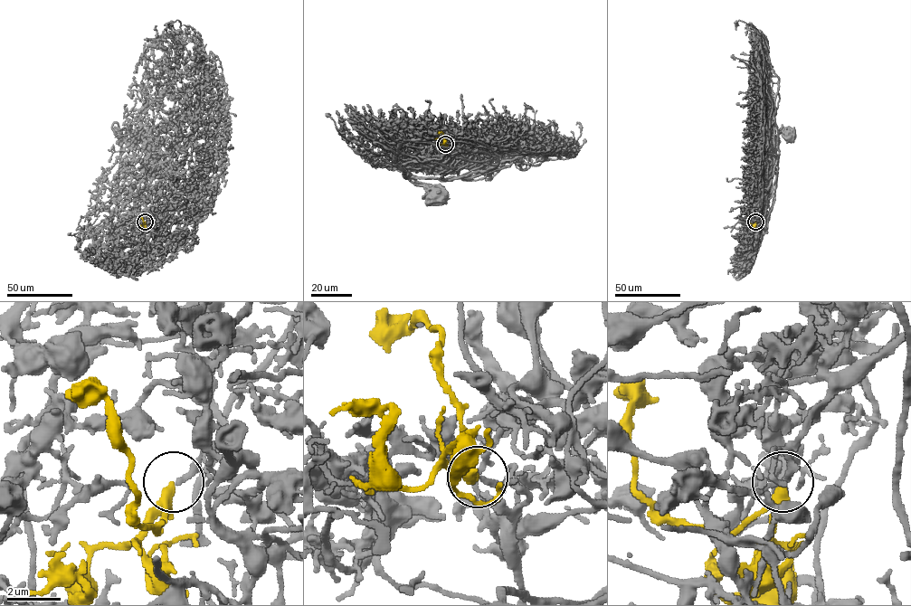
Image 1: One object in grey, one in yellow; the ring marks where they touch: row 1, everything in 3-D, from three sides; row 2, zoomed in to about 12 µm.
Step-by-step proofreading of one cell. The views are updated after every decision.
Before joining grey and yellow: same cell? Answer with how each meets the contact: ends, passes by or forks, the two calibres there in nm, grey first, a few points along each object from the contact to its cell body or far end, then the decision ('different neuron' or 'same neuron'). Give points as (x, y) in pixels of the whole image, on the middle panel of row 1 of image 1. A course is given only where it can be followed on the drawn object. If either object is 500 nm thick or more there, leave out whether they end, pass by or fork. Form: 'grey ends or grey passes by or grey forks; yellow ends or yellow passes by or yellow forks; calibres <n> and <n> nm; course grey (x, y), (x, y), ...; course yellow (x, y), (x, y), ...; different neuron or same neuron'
grey ends; yellow ends; calibres 220 and 400 nm; course grey (446, 144), (456, 150), (450, 165), (454, 169), (441, 176), (447, 179), (416, 177), (439, 194); course yellow (446, 144), (442, 132), (438, 133); same neuron

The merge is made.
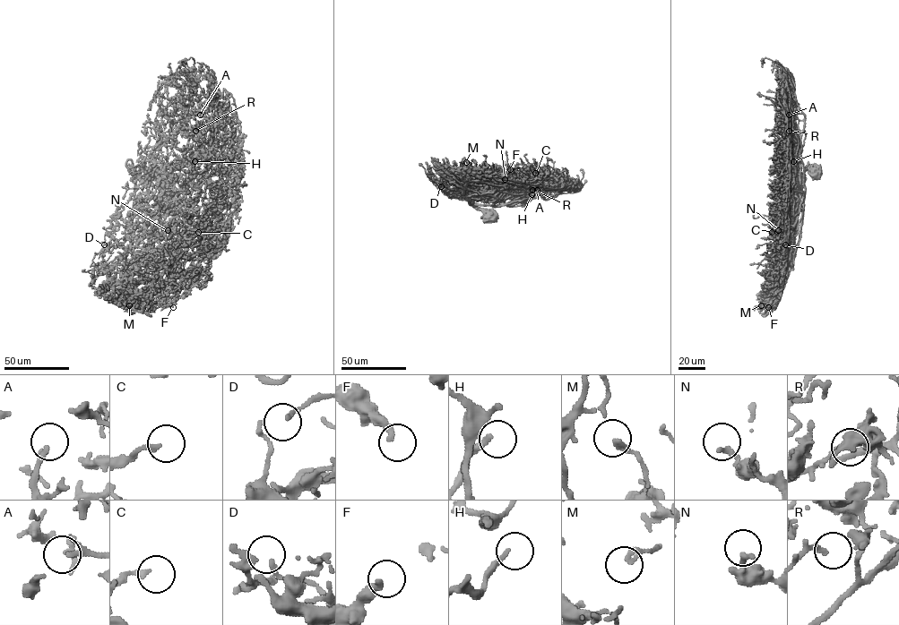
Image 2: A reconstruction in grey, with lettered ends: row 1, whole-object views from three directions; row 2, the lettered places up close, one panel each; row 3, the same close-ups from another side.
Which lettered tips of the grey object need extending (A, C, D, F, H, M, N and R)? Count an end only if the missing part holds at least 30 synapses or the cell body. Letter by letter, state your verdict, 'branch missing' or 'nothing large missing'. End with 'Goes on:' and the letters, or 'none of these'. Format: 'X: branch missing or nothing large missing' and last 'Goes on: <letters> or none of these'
A: branch missing
C: nothing large missing
D: nothing large missing
F: nothing large missing
H: nothing large missing
M: nothing large missing
N: nothing large missing
R: nothing large missing
Goes on: A

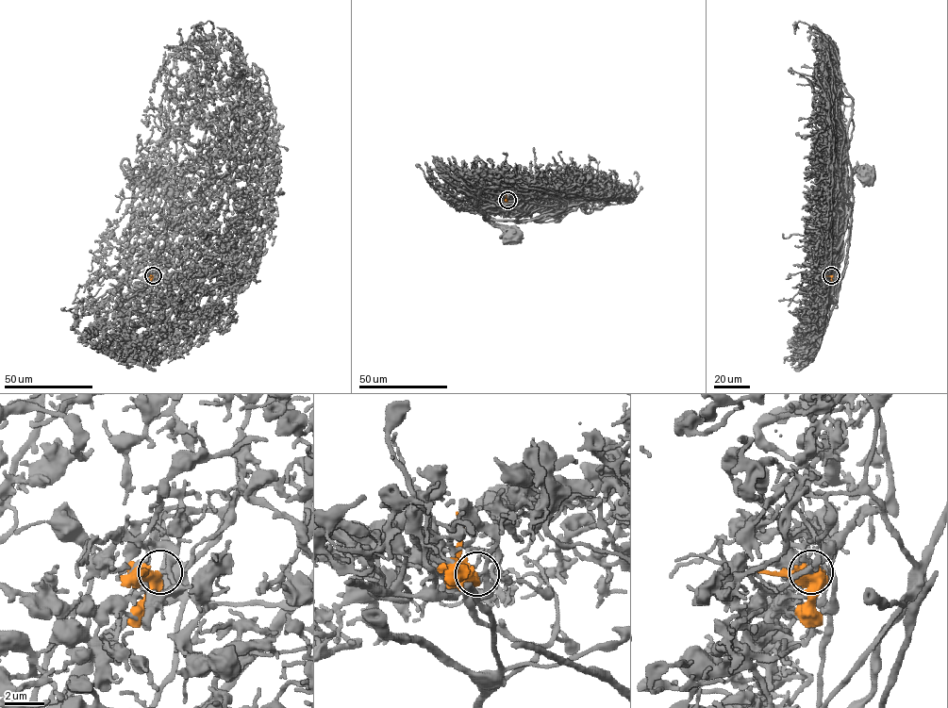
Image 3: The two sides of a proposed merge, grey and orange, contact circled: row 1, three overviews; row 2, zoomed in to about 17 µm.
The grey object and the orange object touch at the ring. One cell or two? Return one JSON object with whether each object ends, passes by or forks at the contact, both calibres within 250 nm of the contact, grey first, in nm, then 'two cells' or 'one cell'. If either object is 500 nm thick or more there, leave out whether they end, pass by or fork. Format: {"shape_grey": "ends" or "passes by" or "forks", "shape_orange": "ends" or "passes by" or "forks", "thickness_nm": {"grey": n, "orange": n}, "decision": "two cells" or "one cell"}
{"thickness_nm": {"grey": 190, "orange": 550}, "decision": "two cells"}

